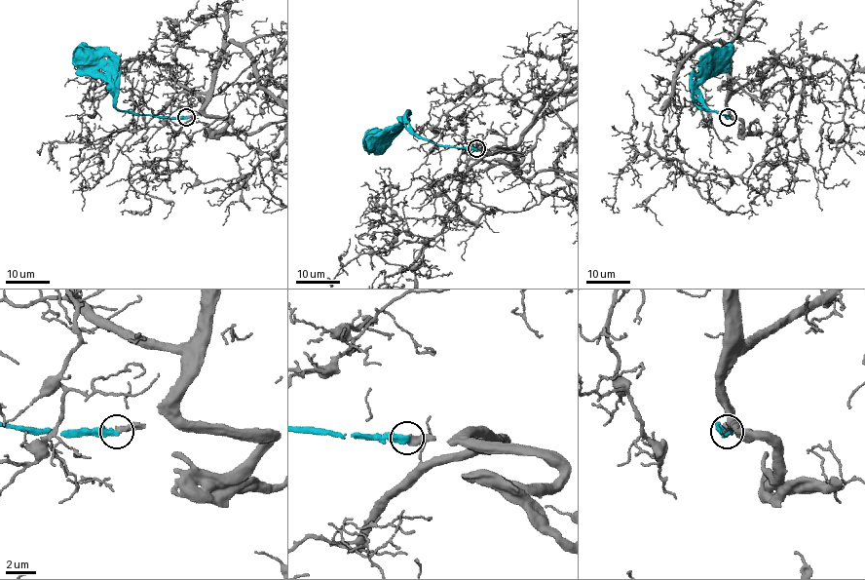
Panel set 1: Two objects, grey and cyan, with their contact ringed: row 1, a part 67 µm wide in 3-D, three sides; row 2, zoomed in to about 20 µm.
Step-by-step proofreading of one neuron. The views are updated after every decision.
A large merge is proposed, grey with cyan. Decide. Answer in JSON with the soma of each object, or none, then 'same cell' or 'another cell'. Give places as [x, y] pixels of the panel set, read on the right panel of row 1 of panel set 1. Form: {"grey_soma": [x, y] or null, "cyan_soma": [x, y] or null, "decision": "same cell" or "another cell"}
{"grey_soma": null, "cyan_soma": [720, 58], "decision": "another cell"}

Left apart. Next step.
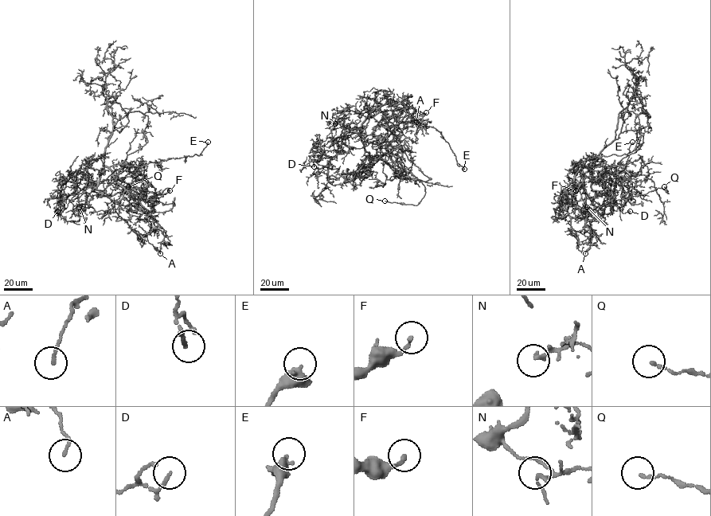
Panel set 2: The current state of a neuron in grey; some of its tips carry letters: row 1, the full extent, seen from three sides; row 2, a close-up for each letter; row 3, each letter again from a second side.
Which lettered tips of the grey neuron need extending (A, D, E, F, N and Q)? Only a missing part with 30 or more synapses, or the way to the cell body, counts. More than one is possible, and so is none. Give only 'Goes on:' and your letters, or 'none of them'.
Goes on: none of them

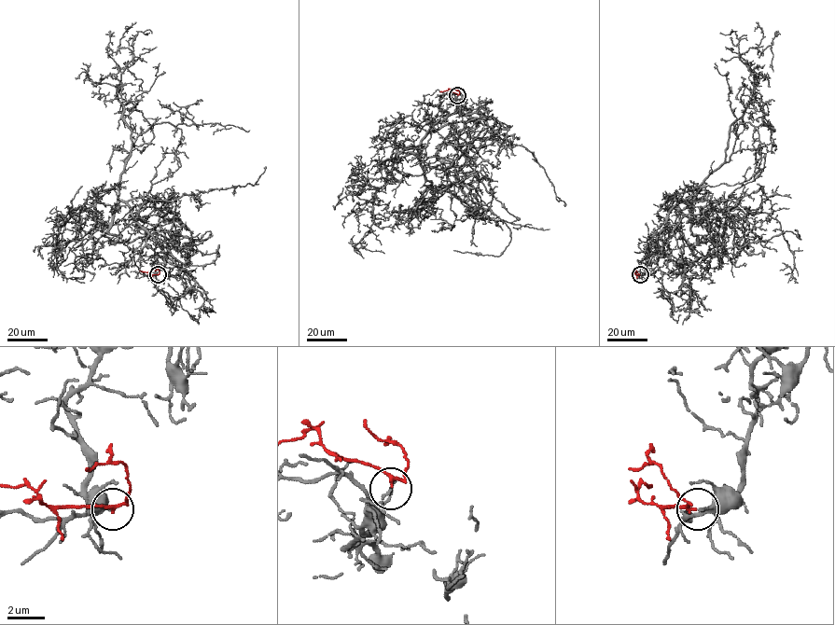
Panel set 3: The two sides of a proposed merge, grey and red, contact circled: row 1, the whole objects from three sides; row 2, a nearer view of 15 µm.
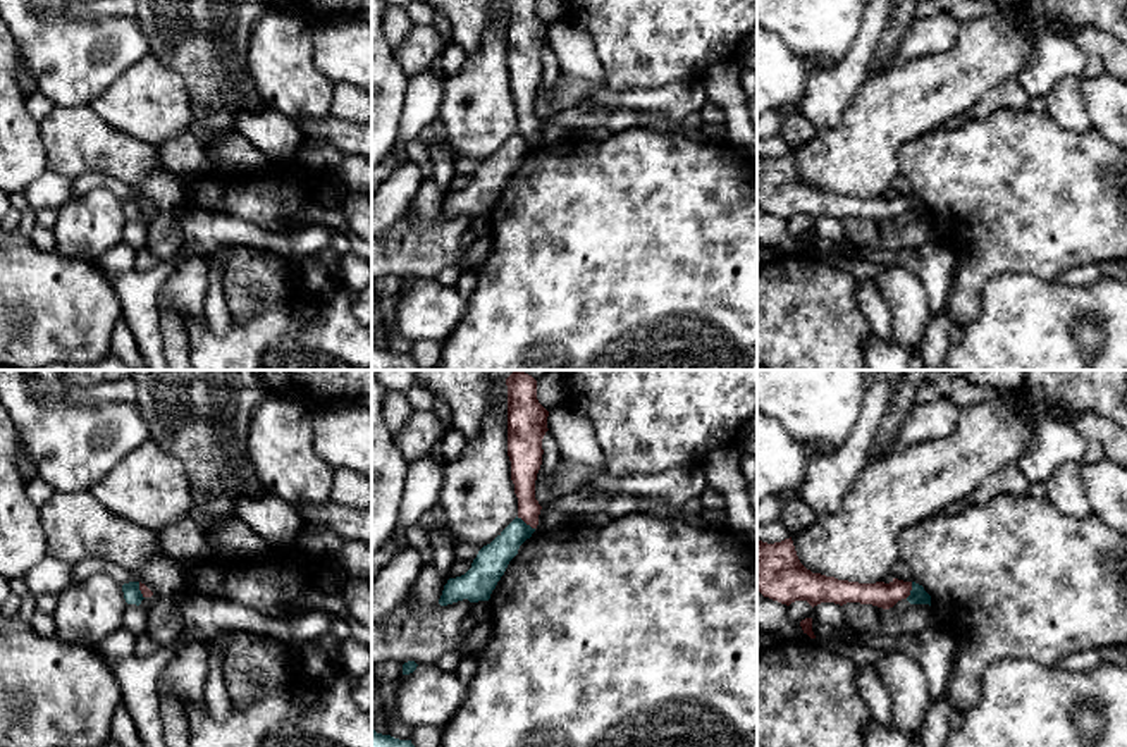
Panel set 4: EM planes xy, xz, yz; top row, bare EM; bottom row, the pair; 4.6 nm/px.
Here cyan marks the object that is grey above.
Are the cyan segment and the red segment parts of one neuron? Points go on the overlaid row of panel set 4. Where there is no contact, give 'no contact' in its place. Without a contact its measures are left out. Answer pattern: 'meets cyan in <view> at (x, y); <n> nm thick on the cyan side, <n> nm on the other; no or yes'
meets cyan in xz at (523, 522); 150 nm thick on the cyan side, 130 nm on the other; no

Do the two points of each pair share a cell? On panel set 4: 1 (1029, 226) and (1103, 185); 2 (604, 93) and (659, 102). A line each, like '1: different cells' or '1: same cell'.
1: same cell
2: same cell

